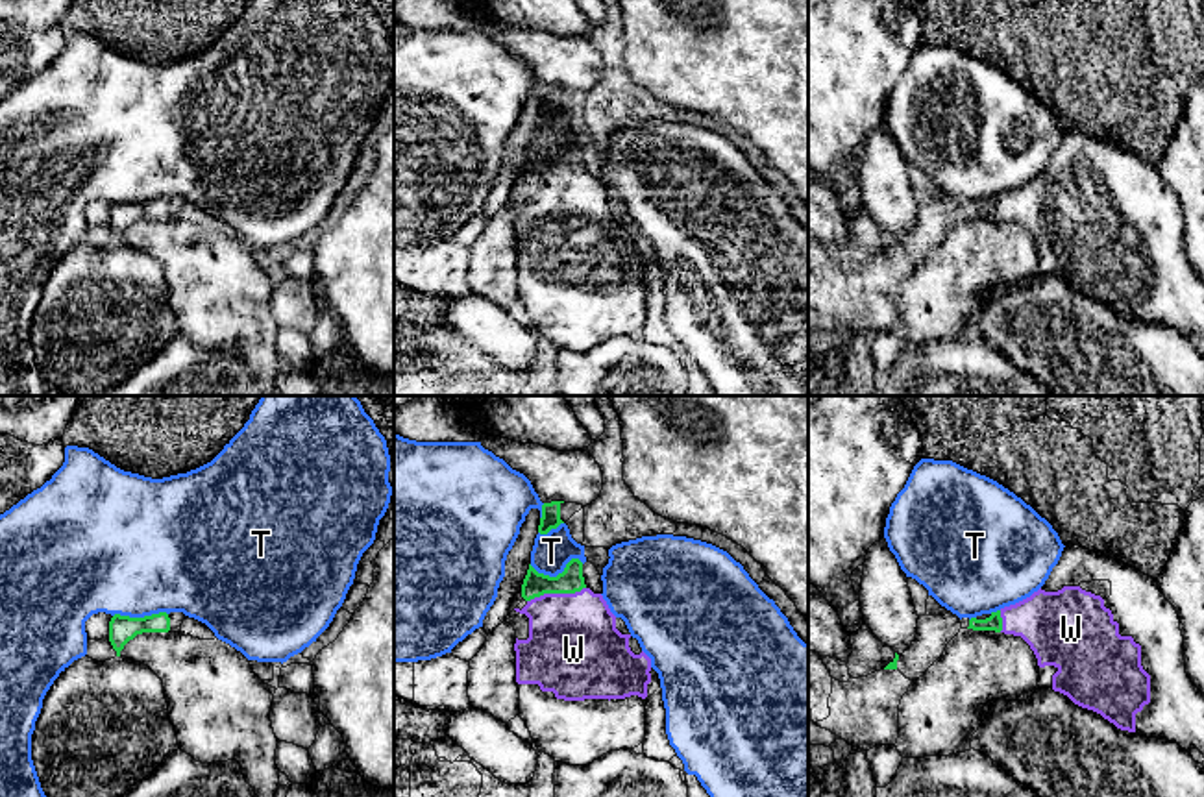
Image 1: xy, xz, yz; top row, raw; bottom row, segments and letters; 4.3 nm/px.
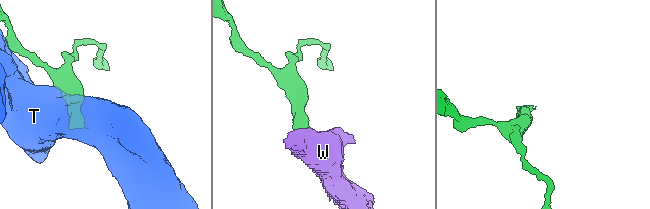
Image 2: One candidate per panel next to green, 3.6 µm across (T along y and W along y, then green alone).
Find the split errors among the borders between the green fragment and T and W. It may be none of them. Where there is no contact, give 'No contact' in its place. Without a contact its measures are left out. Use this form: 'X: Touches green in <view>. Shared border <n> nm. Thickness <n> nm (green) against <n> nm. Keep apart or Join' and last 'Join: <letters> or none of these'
T: Touches green in xz. Shared border 240 nm. Thickness 110 nm (green) against 170 nm. Keep apart
W: Touches green in xz. Shared border 260 nm. Thickness 110 nm (green) against 400 nm. Join
Join: W

